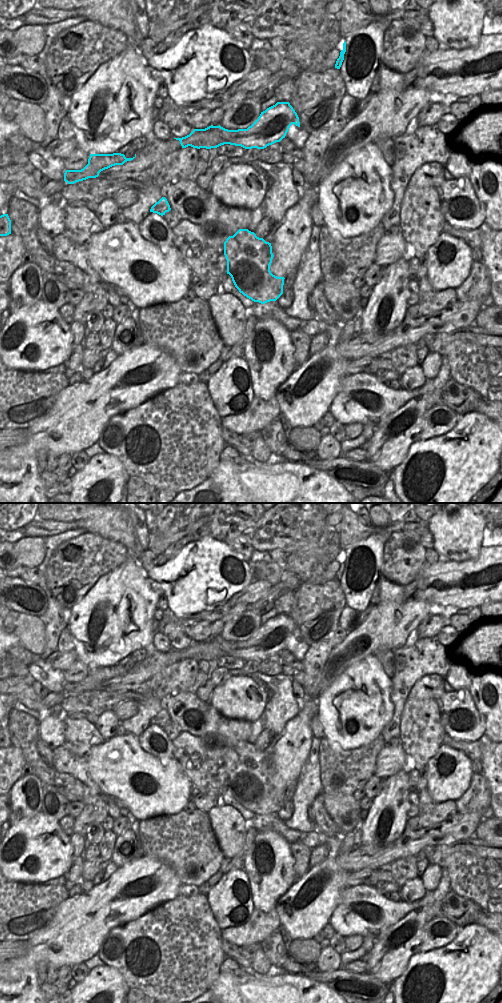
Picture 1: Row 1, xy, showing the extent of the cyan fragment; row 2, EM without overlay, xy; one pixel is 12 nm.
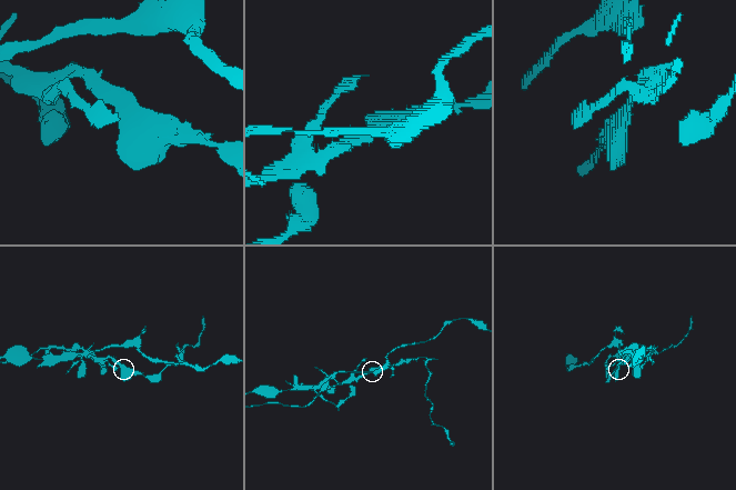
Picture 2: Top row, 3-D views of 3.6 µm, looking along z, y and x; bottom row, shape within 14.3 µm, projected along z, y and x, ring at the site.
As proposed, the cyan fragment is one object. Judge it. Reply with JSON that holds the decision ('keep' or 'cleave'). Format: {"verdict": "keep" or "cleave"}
{"verdict": "cleave"}

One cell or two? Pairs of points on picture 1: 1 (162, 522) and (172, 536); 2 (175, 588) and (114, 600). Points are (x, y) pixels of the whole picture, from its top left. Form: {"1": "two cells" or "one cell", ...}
{"1": "two cells", "2": "two cells"}

